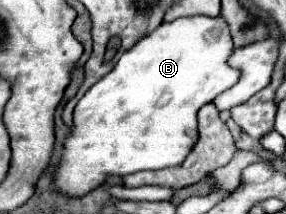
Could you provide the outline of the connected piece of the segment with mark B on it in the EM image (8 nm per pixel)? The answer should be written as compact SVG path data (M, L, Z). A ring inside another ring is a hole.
M189 16L163 22L155 32L127 50L117 66L87 90L73 112L73 126L63 144L63 154L53 170L53 188L67 198L83 198L103 186L109 176L127 176L139 170L179 166L197 142L197 110L239 80L239 72L227 66L233 42L227 24L217 18Z

